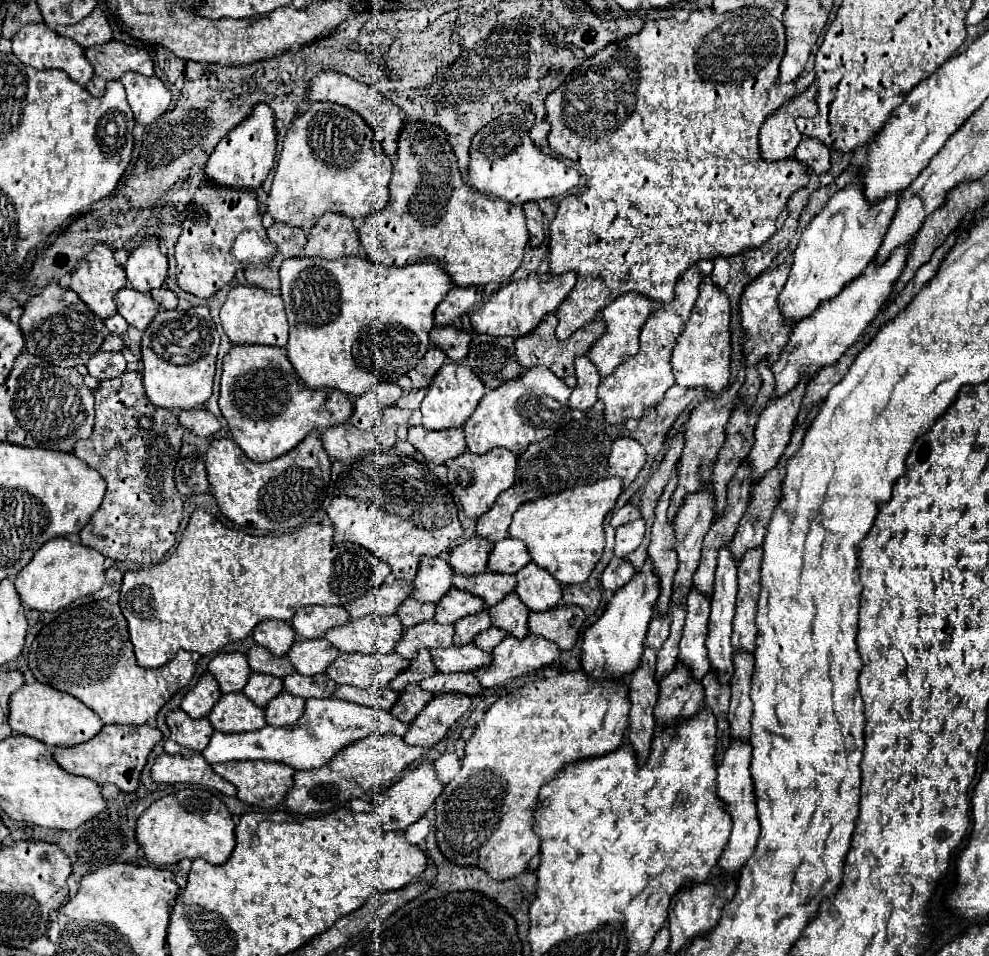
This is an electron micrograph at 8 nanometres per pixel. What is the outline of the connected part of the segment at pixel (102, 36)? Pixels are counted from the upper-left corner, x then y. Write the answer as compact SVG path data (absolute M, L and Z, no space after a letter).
M94 10L82 22L72 26L56 26L54 28L60 36L68 36L78 42L82 48L90 48L94 44L104 44L112 40L112 26L104 14L104 10Z

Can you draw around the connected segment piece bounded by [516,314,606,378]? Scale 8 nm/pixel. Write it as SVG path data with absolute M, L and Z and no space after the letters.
M548 314L530 334L520 336L520 338L516 340L516 358L518 358L518 362L520 362L524 368L532 368L532 366L538 366L538 364L540 364L540 366L550 368L550 370L552 370L554 374L558 374L560 378L564 378L564 376L575 375L574 361L576 356L588 354L590 346L604 334L606 324L604 324L602 318L596 318L596 320L590 322L588 326L576 330L568 340L558 340L558 338L556 338L556 334L554 334L556 324L558 324L556 316L554 316L554 314Z

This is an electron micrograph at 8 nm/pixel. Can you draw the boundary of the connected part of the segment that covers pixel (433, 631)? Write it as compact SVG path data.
M434 620L416 624L402 632L402 638L396 644L396 654L406 660L412 660L418 650L422 648L448 648L452 646L454 626L452 624L438 624Z

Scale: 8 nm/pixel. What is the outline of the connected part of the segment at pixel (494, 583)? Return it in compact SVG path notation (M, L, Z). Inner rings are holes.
M484 572L478 576L454 574L454 586L482 598L486 608L490 608L514 590L516 578L512 574L494 574L494 572Z

